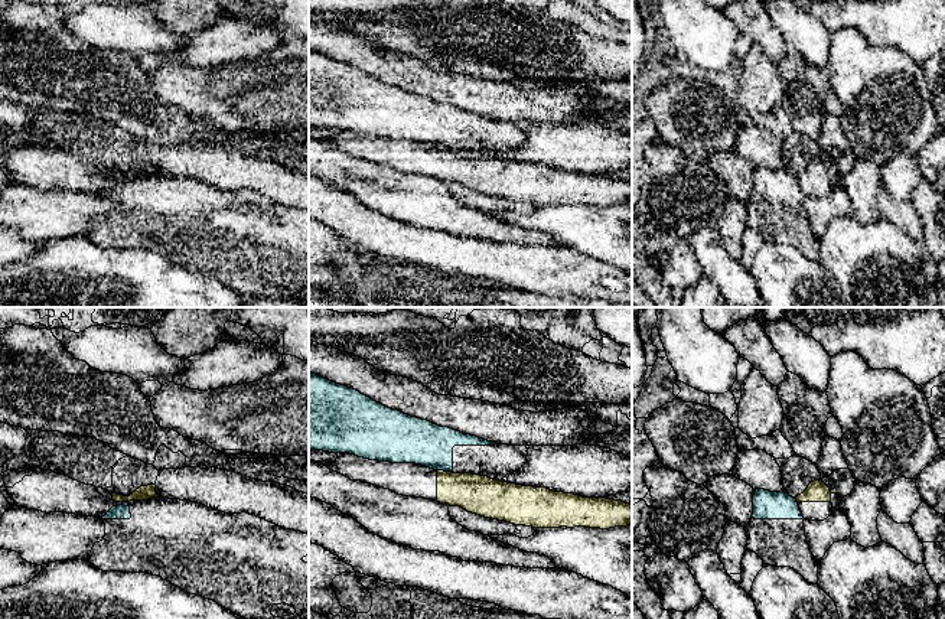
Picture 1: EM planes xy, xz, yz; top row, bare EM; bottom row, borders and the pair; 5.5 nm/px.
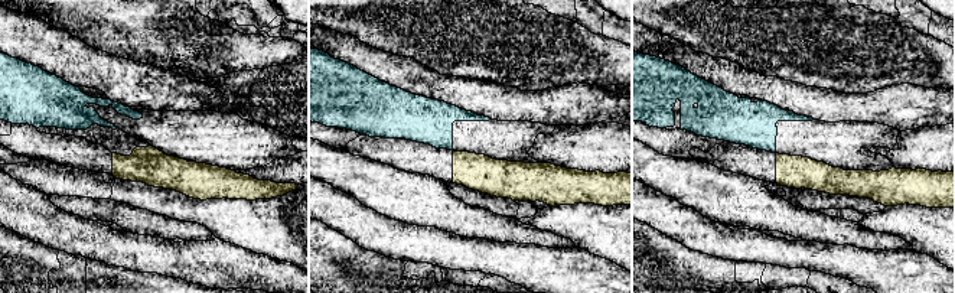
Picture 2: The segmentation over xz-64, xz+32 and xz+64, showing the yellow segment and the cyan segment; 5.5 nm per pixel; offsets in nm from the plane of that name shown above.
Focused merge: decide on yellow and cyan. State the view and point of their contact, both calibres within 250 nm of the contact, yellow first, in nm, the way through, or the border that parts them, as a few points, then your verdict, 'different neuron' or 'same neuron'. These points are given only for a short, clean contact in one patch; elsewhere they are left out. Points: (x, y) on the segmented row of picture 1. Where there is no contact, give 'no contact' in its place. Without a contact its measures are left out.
xz (443, 471) | 220/260 nm | along xz (437, 469), (452, 472) | different neuron

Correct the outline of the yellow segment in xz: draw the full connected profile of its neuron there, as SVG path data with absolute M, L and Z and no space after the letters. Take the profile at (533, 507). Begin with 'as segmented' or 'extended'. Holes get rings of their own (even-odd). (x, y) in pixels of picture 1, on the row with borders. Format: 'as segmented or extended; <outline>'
extended; M336 453L338 459L328 467L351 480L361 480L390 489L403 496L433 499L447 506L460 506L467 512L532 528L600 528L632 524L632 505L606 498L583 498L574 493L554 492L547 488L522 486L472 473L434 470L416 463L391 463Z

